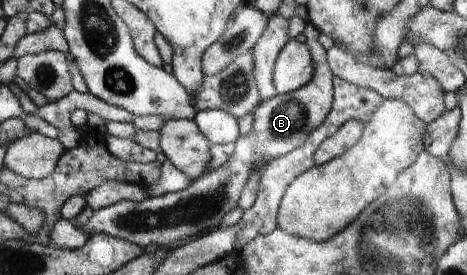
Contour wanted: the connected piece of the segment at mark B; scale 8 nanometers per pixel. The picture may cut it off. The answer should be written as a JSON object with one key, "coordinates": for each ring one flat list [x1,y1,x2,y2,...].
{"coordinates":[[307,21,304,33,307,38,305,43,310,46,312,54,316,56,314,78,306,86,300,87,298,91,283,95,276,93,272,98,263,100,253,112,252,133,246,137,240,136,235,140,233,153,220,168,194,179,190,186,187,186,184,190,175,193,164,193,157,197,148,197,142,202,121,200,113,205,98,209,93,212,87,224,79,228,90,235,96,233,106,234,116,239,130,241,131,244,139,245,142,248,150,244,157,244,159,249,171,248,174,242,186,242,186,238,192,238,192,236,198,237,198,234,204,233,204,230,218,229,218,224,222,222,222,218,226,216,226,213,239,204,243,188,250,182,251,176,255,175,256,171,262,170,270,159,276,159,279,156,286,155,287,152,294,151,295,148,302,147,307,142,311,132,322,126,324,119,327,118,334,106,335,76,325,60,324,52,326,50,319,43,320,32,312,22]]}

